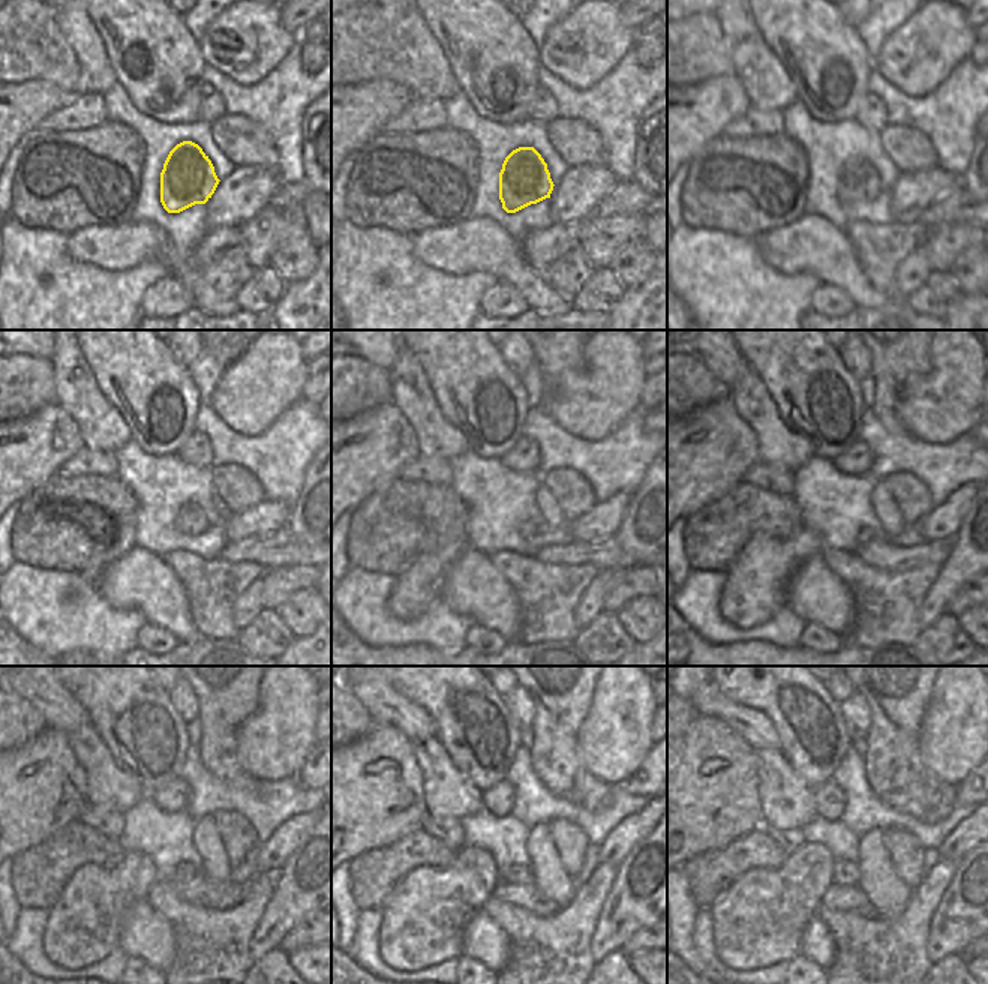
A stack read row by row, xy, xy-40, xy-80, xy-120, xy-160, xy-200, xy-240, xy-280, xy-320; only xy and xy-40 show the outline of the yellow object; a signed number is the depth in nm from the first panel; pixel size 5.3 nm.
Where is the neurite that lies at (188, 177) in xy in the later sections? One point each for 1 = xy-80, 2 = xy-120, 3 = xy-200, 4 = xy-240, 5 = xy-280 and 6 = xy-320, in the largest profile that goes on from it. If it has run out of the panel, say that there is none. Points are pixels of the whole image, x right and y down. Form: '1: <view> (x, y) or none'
1: xy-80 (858, 180)
2: xy-120 (191, 519)
3: xy-200 (864, 534)
4: xy-240 (185, 872)
5: xy-280 (517, 873)
6: xy-320 (843, 872)

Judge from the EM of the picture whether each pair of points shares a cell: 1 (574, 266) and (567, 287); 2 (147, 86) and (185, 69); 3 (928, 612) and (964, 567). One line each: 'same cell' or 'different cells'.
1: same cell
2: same cell
3: same cell

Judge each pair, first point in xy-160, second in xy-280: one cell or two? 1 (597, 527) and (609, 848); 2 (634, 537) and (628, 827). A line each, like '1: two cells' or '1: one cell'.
1: one cell
2: two cells

